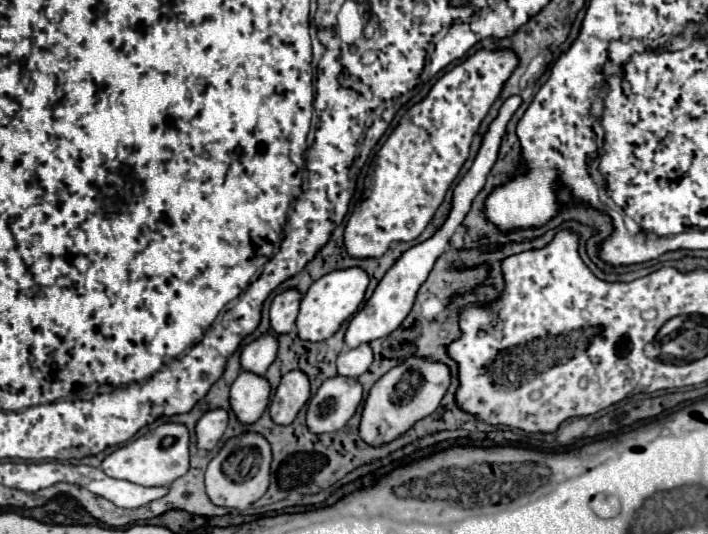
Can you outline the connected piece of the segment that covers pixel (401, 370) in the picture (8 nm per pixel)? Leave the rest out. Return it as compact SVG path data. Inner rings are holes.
M409 356L403 364L391 368L383 374L371 388L365 406L359 434L371 446L381 446L395 440L405 430L409 430L417 420L435 412L451 384L449 366L443 362L431 362L423 356Z

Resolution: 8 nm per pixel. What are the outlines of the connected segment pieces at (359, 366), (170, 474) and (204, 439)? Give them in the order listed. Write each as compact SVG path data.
M359 344L357 348L345 348L337 360L337 374L341 376L361 376L373 362L373 350L369 344Z
M165 422L147 434L141 434L133 442L111 452L103 462L101 470L111 478L129 480L139 486L163 486L171 484L189 470L189 432L183 424Z
M213 408L207 410L199 422L197 422L197 446L199 450L213 450L217 446L217 442L221 440L225 428L227 428L227 420L229 414L223 408Z

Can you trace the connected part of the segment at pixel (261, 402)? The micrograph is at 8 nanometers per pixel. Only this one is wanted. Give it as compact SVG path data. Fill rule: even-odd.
M241 372L231 386L231 408L243 424L259 420L269 404L271 384L265 376Z

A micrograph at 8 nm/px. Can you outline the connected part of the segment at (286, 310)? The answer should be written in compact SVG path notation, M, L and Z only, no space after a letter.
M287 288L277 294L271 302L271 332L283 334L295 328L295 318L299 312L303 294L297 288Z

